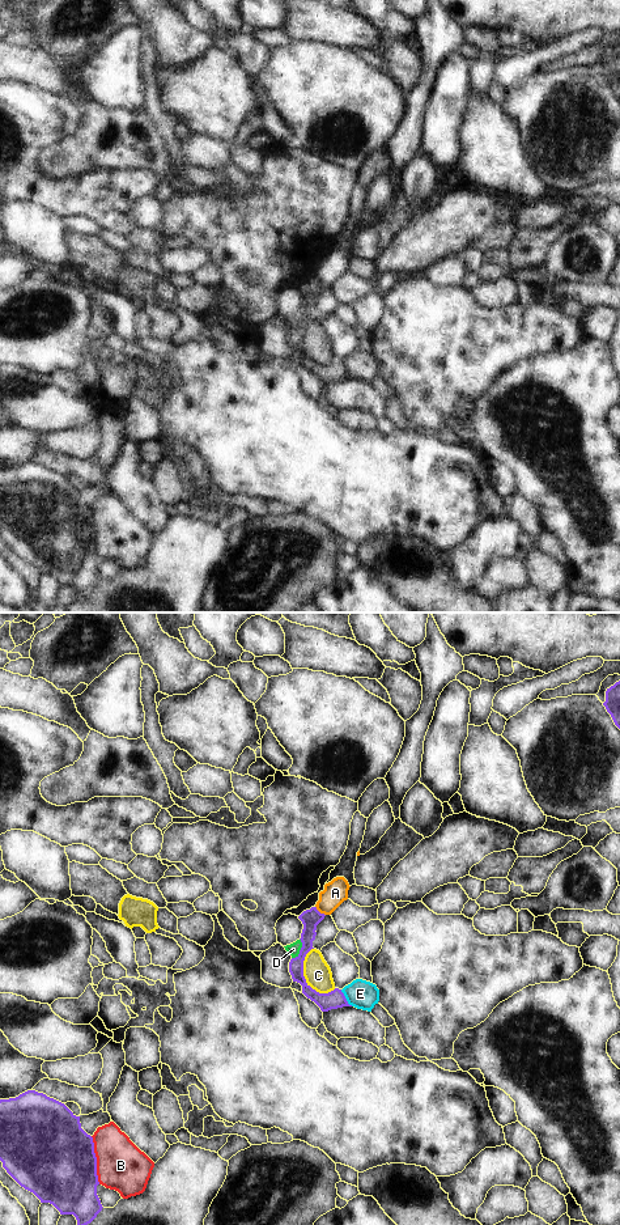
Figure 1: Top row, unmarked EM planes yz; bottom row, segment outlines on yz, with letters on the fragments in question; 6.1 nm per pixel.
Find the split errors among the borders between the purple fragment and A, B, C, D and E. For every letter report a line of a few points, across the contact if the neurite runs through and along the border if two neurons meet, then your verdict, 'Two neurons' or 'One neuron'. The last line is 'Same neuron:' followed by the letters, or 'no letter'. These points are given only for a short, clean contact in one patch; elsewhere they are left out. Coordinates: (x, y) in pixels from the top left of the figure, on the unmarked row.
A: Line: yz (315, 278), (325, 287). Two neurons
B: Two neurons
C: Line: yz (313, 319), (304, 333), (304, 350), (313, 360), (327, 365). Two neurons
D: Line: yz (300, 310), (300, 323), (292, 330). Two neurons
E: Two neurons
Same neuron: no letter

